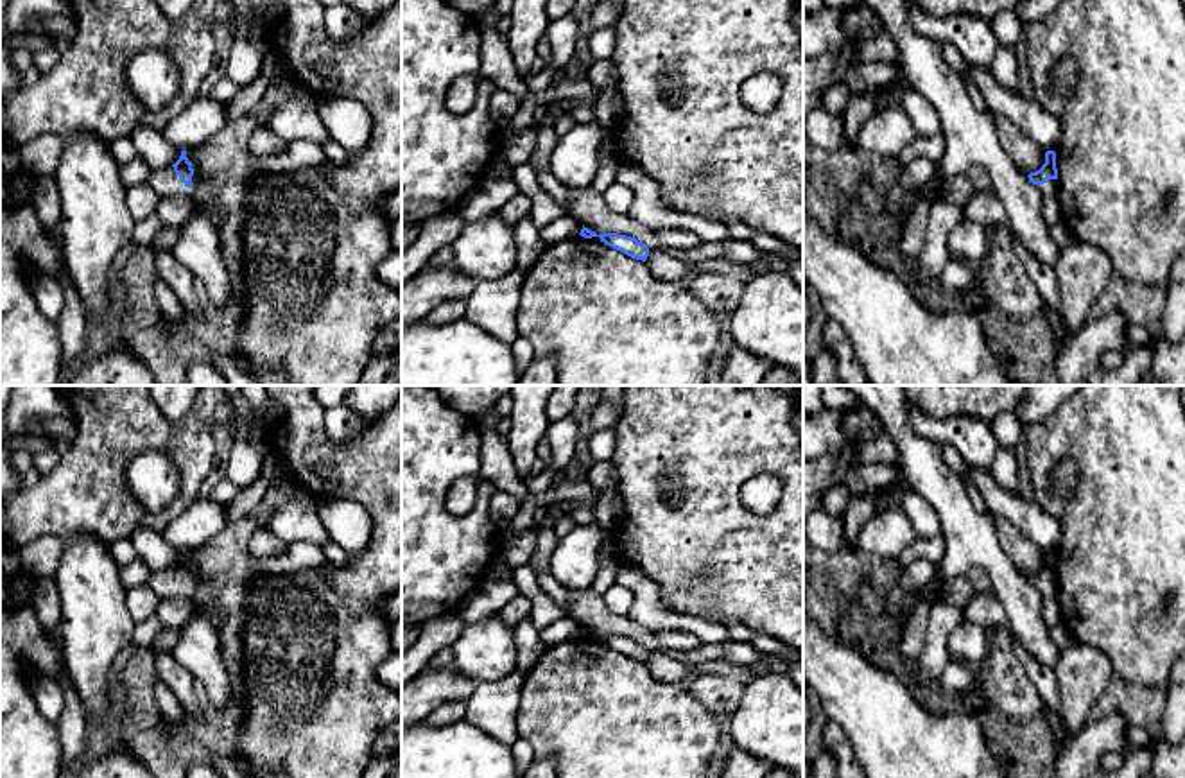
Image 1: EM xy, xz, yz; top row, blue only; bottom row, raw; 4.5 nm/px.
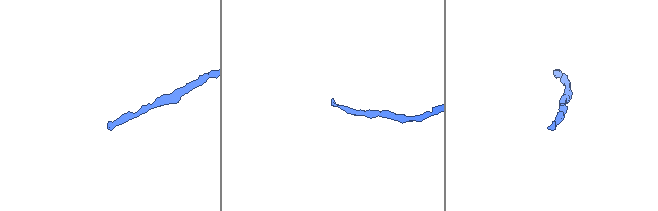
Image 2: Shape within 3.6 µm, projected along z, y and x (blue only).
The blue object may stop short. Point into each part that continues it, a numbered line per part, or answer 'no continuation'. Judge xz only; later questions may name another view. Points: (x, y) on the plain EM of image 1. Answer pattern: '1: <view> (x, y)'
no continuation

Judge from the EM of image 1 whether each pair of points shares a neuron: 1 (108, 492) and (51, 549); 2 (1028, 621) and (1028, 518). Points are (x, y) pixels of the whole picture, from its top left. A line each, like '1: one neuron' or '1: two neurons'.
1: two neurons
2: two neurons

